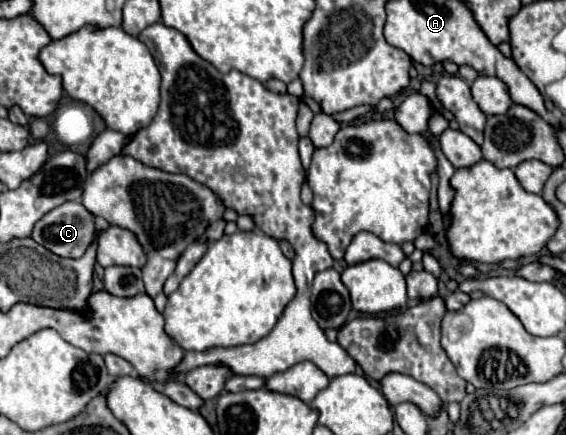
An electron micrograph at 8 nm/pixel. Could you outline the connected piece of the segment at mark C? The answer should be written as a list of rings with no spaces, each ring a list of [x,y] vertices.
[[[67,201],[59,209],[43,215],[31,235],[37,243],[59,257],[81,257],[95,239],[93,215],[77,201]]]

